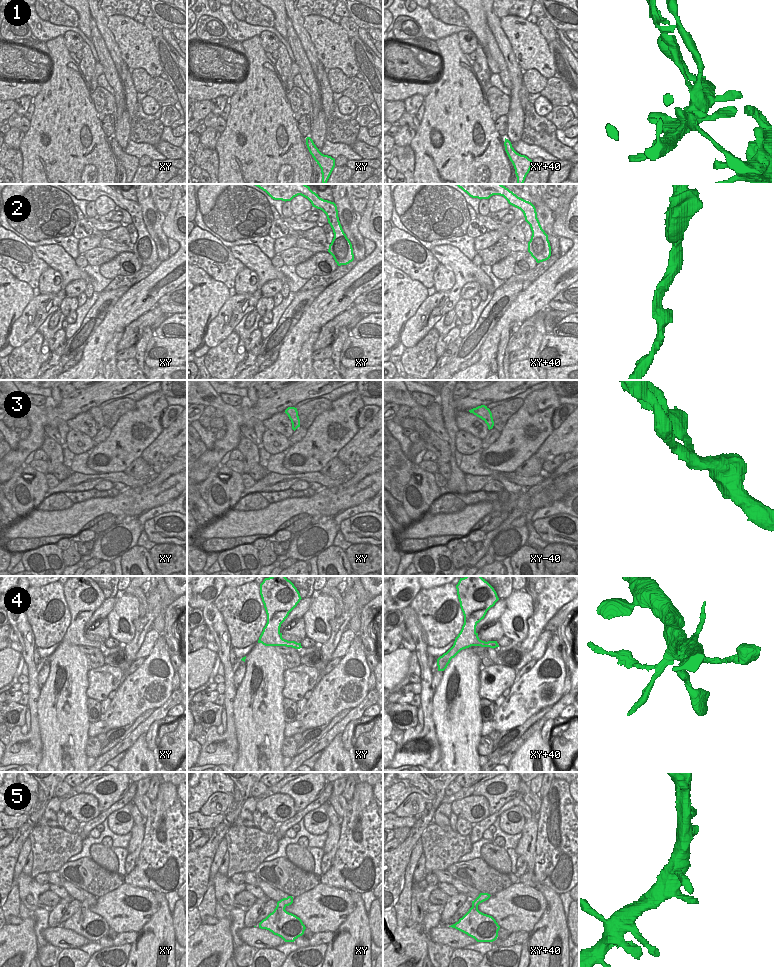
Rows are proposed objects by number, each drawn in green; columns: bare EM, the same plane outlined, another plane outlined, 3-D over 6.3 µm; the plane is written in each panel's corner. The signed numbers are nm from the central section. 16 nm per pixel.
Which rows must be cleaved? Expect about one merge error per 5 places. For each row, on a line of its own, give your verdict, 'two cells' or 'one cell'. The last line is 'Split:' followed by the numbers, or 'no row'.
1: two cells
2: one cell
3: one cell
4: two cells
5: one cell
Split: 1, 4

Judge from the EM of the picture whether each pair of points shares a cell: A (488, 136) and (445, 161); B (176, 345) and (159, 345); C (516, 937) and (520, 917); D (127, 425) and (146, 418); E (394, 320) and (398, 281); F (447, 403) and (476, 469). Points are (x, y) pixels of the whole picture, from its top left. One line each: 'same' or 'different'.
A: same
B: same
C: different
D: same
E: same
F: different

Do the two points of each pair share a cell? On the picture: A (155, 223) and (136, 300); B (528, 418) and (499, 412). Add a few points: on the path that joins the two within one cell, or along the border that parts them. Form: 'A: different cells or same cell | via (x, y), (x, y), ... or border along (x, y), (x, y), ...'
A: different cells | border along (164, 214), (162, 229), (168, 237)
B: different cells | border along (524, 400), (523, 404), (508, 419), (500, 431)

